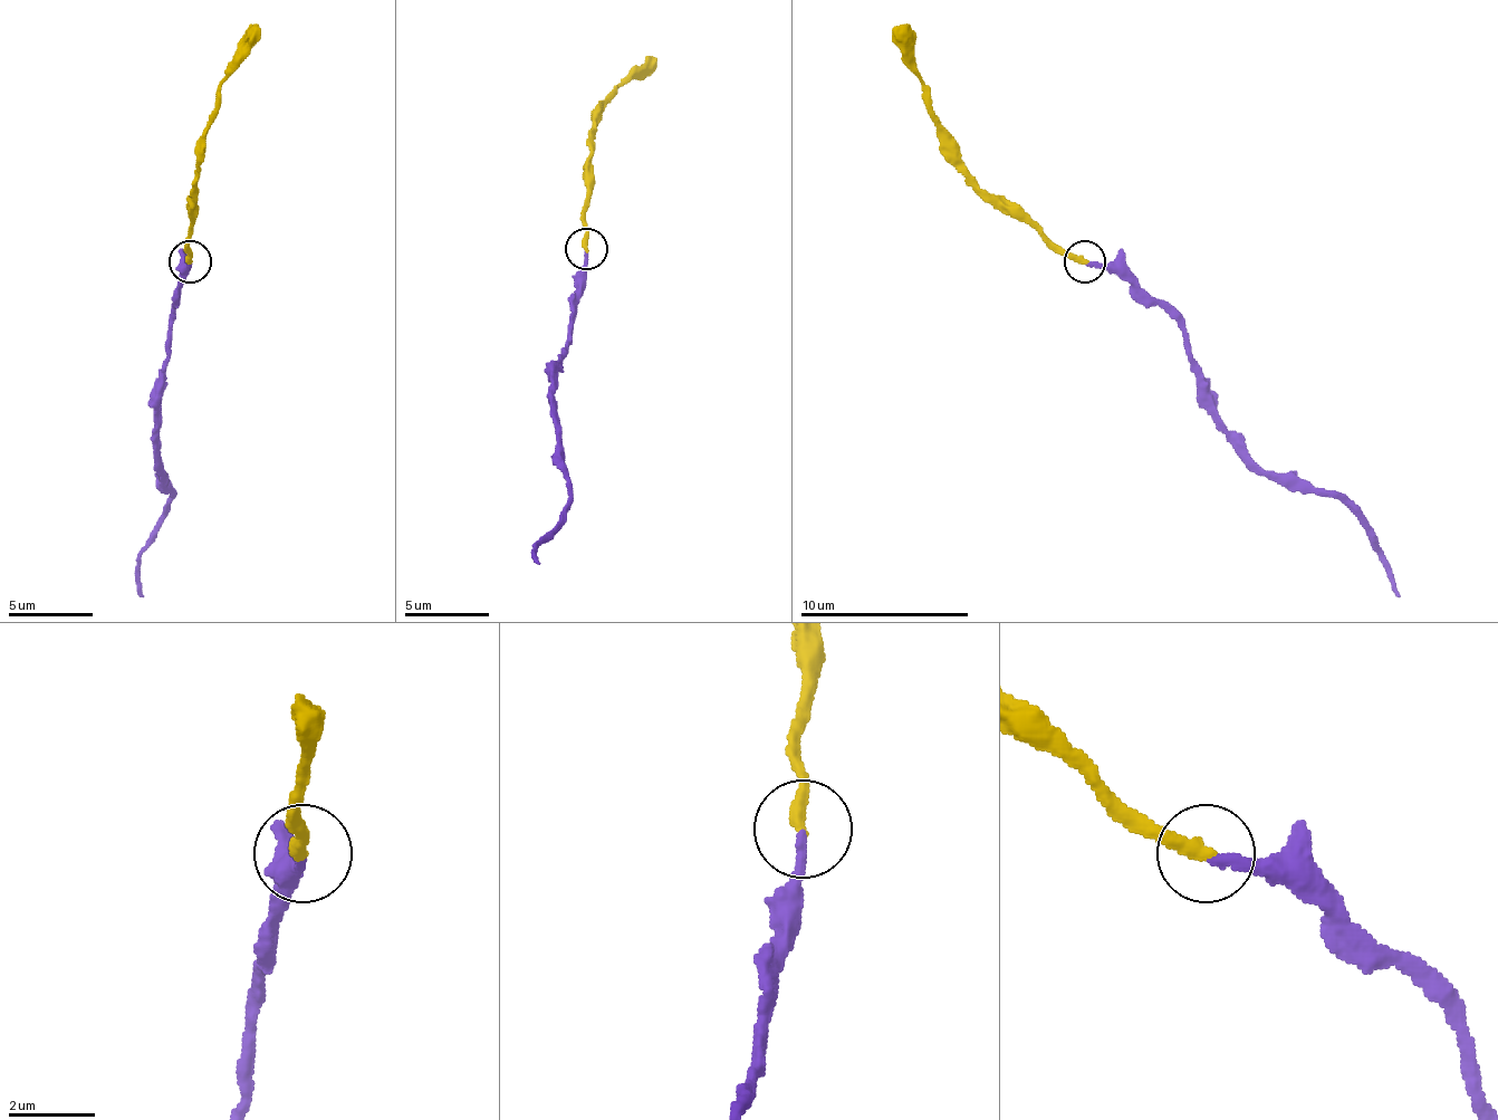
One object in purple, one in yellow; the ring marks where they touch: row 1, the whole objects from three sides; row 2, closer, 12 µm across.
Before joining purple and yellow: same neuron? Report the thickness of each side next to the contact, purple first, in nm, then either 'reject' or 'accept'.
200 nm thick on the purple side, 340 nm on the other; accept

